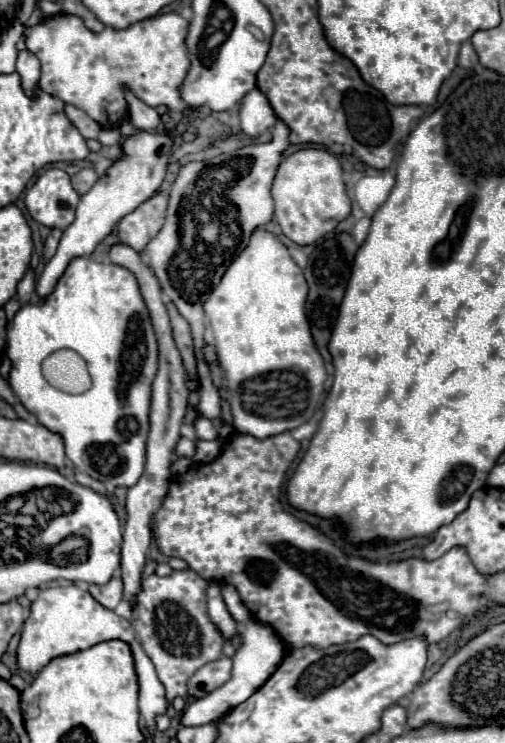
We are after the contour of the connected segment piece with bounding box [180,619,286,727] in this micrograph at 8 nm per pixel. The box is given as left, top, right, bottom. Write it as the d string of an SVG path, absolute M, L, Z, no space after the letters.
M250 619L248 623L240 625L240 639L242 641L234 655L234 669L232 669L230 681L226 681L222 687L208 693L206 697L192 699L186 705L186 709L182 711L180 723L184 727L196 727L196 725L220 721L228 711L232 711L234 707L244 703L250 695L254 695L254 691L258 691L270 679L270 675L276 671L276 667L282 663L282 659L286 655L286 651L284 651L286 647L284 647L284 641L280 639L280 635L274 633L272 627L266 627L264 623L258 623L256 619Z

